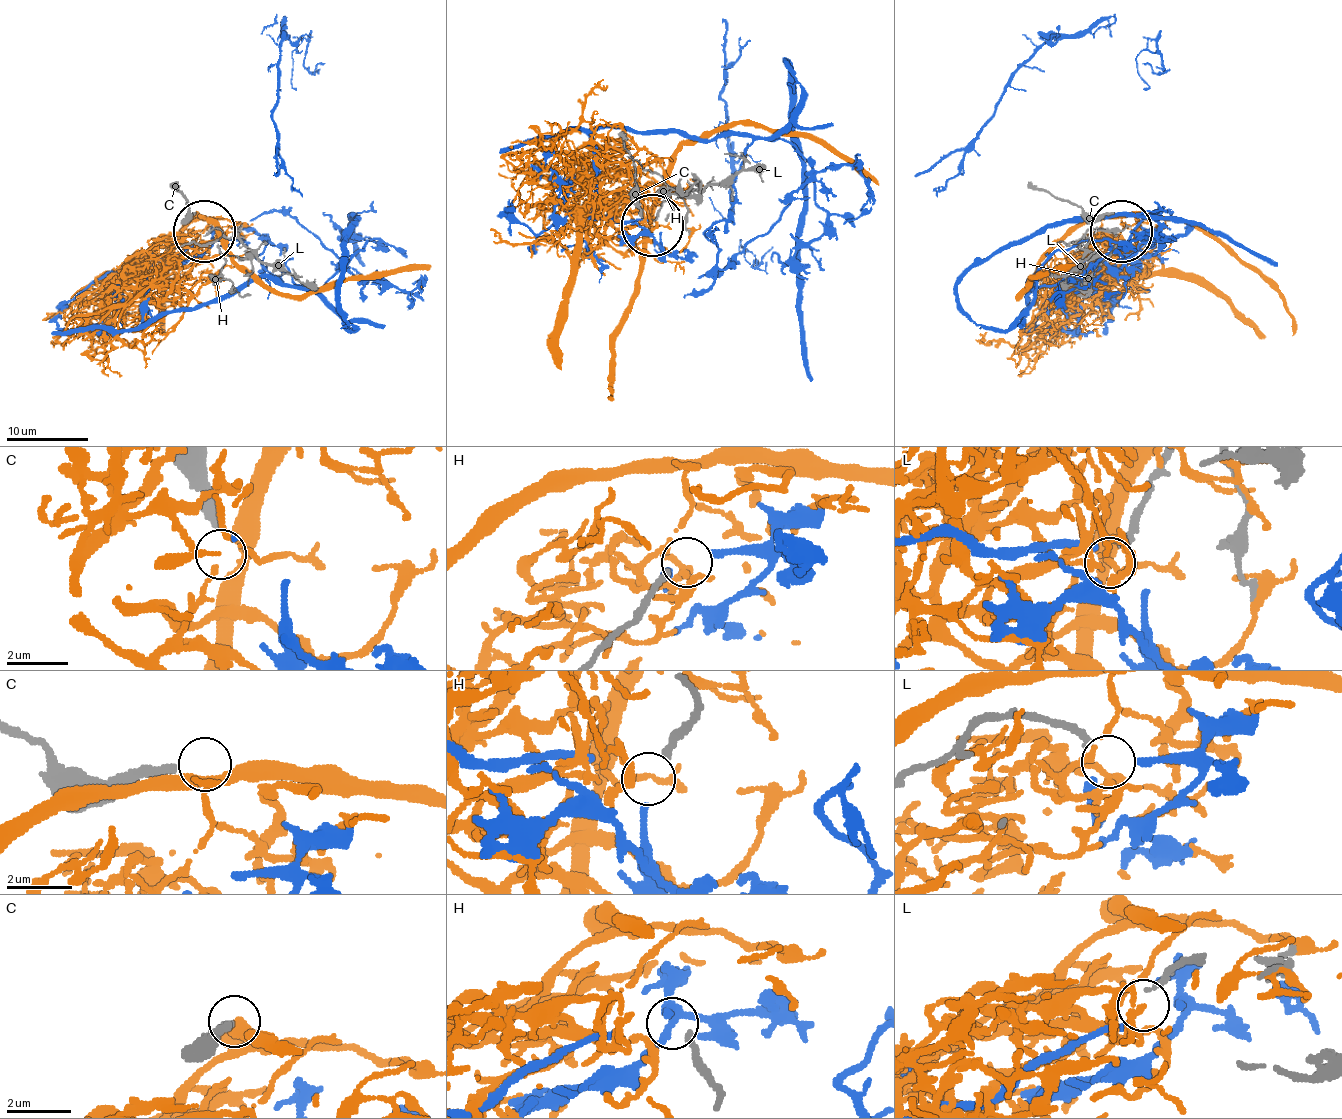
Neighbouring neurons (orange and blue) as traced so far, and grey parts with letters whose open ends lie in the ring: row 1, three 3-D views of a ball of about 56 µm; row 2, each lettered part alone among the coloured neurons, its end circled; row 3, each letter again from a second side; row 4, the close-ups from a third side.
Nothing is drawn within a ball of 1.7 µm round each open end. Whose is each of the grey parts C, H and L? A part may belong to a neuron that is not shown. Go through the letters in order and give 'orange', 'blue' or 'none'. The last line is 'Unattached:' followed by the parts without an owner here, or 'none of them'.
C: none
H: blue
L: none
Unattached: C, L

